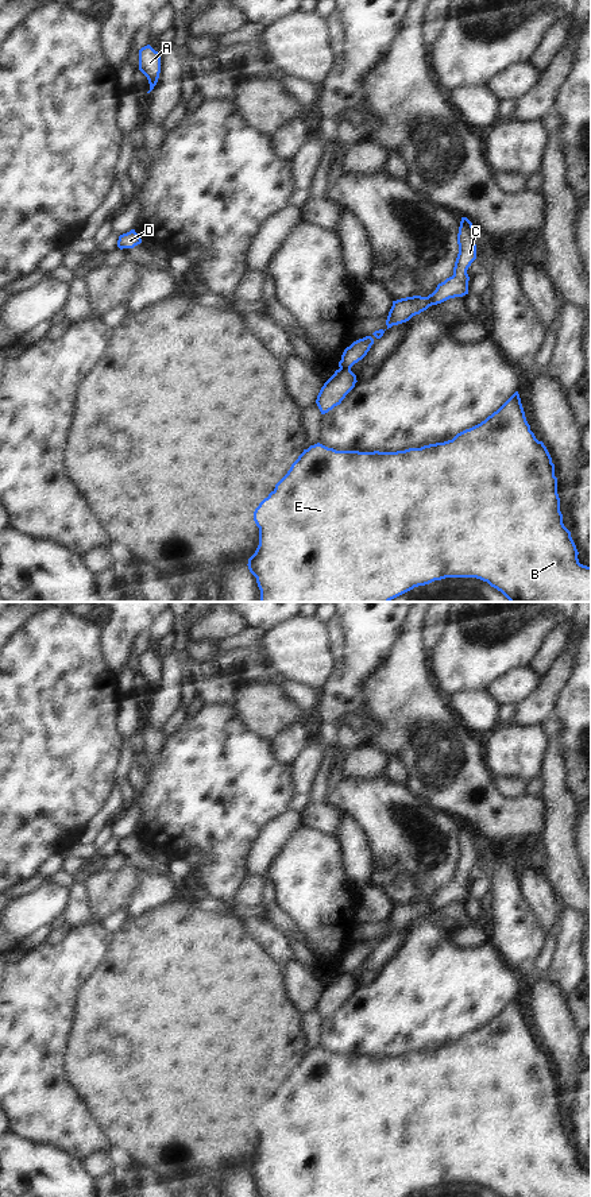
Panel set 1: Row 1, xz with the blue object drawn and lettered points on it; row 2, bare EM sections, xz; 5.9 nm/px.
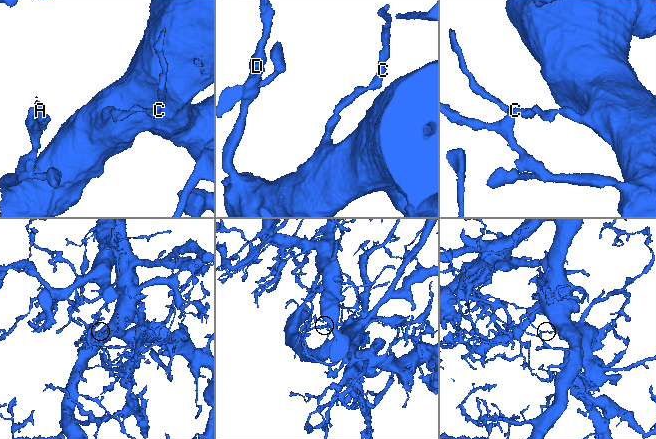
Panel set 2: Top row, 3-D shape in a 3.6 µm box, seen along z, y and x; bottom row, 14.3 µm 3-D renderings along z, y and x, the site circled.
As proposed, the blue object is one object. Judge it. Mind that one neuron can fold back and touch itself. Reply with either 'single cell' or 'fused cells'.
fused cells

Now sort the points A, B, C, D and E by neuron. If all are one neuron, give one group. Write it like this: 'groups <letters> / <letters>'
groups A B D E / C

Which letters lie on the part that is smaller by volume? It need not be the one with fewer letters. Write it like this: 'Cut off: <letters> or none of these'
Cut off: C

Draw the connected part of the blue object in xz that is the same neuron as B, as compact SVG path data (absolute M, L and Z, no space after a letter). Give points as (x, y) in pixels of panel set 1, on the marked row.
M518 391L484 421L444 443L397 452L336 451L320 443L310 445L259 503L254 521L259 528L259 545L247 565L256 578L260 602L390 602L414 587L445 578L480 579L510 602L591 602L591 567L579 563L571 532L563 524L555 464L544 443L530 430Z

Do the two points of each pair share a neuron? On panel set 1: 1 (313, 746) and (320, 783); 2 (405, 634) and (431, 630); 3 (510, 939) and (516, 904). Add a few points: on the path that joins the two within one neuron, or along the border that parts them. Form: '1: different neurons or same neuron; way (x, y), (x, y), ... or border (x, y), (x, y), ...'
1: different neurons; border (328, 745), (306, 795)
2: different neurons; border (424, 616), (423, 645), (425, 648)
3: same neuron; way (512, 931), (512, 912)

